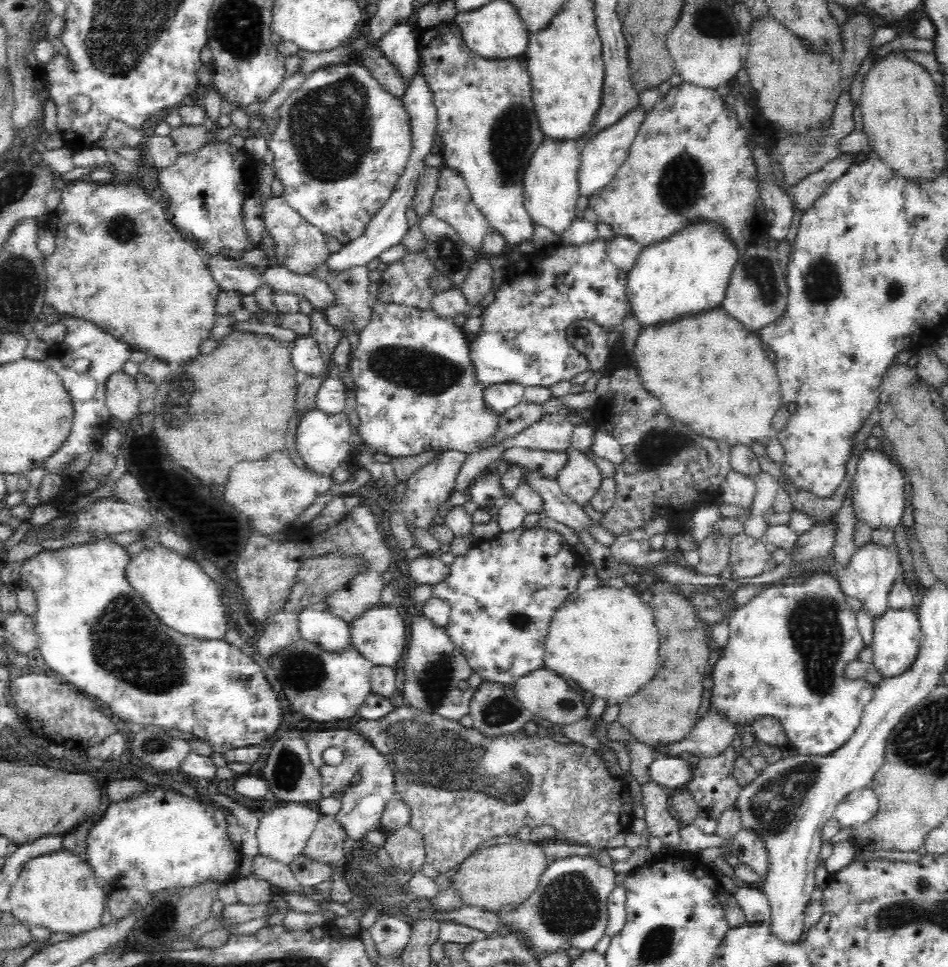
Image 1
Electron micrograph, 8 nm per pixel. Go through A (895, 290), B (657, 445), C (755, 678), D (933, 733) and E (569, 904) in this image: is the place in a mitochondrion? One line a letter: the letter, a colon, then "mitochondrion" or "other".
A: mitochondrion
B: mitochondrion
C: other
D: mitochondrion
E: mitochondrion

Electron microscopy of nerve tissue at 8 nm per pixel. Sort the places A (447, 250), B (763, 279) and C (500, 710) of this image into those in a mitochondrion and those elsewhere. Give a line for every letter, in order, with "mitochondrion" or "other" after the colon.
A: mitochondrion
B: mitochondrion
C: mitochondrion

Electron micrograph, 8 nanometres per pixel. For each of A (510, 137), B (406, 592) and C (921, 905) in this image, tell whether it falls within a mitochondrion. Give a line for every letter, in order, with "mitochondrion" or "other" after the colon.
A: mitochondrion
B: other
C: mitochondrion

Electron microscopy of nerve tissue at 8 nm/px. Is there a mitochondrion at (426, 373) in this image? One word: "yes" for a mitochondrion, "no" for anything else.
yes

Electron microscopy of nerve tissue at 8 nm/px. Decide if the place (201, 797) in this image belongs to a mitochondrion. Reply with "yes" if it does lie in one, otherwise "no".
no

